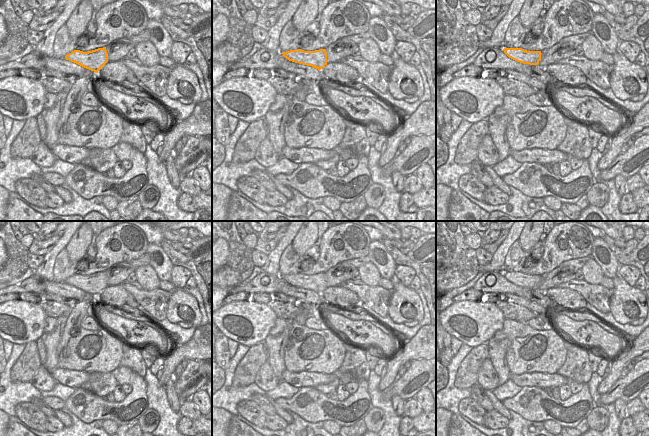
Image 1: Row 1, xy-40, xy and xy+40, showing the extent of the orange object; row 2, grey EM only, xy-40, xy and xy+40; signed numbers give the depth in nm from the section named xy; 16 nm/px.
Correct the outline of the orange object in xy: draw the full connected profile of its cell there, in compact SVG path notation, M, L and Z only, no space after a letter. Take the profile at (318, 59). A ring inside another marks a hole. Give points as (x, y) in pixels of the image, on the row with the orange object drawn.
M297 49L286 51L281 54L289 61L312 66L318 70L321 70L327 65L326 49L319 49L315 51Z

